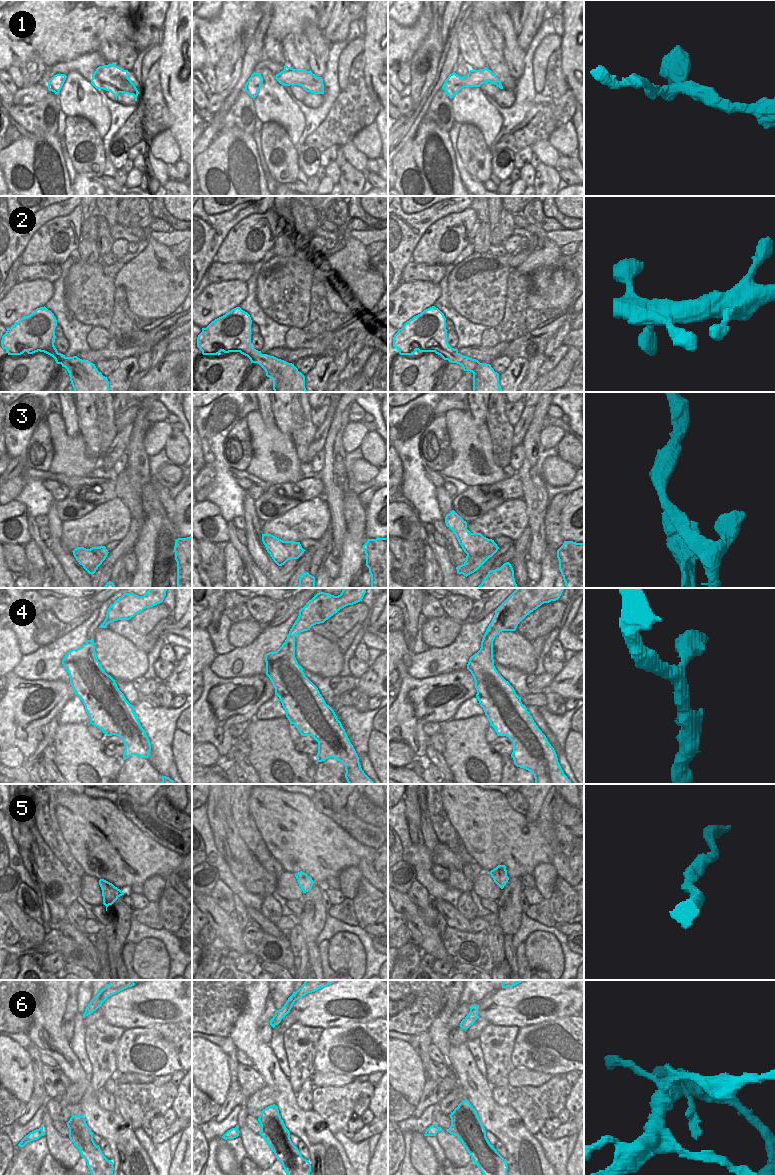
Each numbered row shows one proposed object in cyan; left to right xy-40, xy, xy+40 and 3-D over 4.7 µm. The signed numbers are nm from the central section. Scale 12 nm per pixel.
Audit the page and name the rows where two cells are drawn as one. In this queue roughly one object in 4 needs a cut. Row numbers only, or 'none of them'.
3, 6

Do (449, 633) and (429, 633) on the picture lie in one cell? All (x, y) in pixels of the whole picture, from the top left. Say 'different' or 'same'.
same

